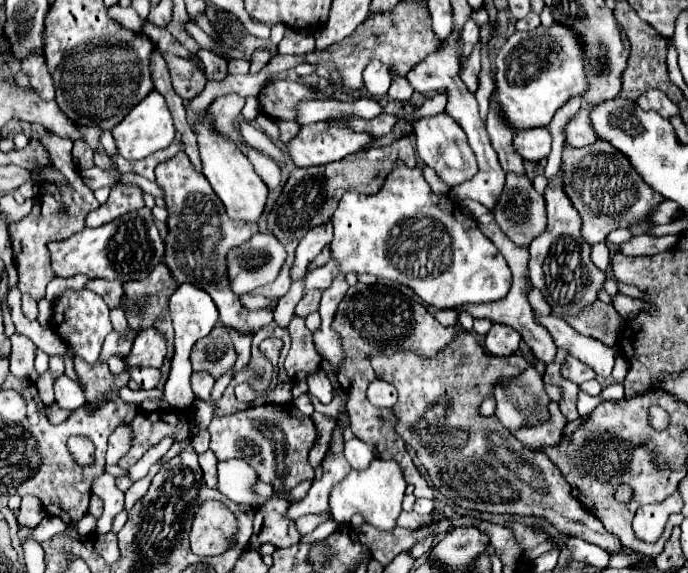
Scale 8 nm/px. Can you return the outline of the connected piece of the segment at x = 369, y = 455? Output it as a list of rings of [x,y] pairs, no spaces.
[[[351,436],[351,438],[345,442],[345,458],[349,460],[351,468],[363,470],[363,468],[367,468],[367,464],[375,458],[375,448],[373,448],[373,446],[367,446],[367,444],[361,442],[359,438]]]

